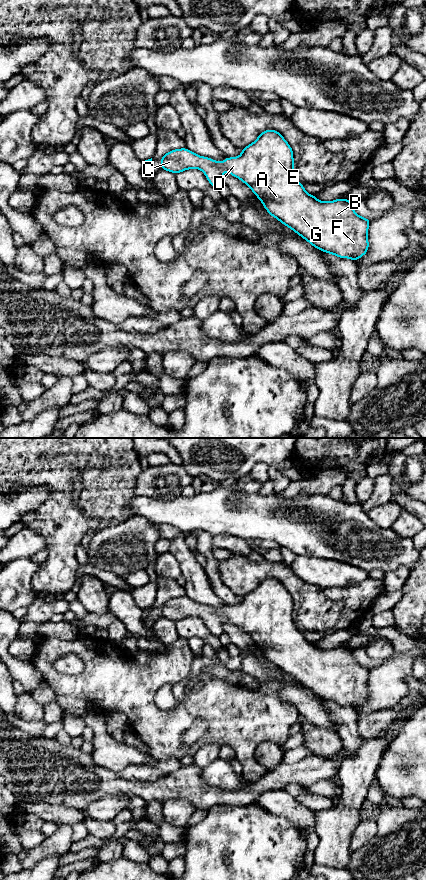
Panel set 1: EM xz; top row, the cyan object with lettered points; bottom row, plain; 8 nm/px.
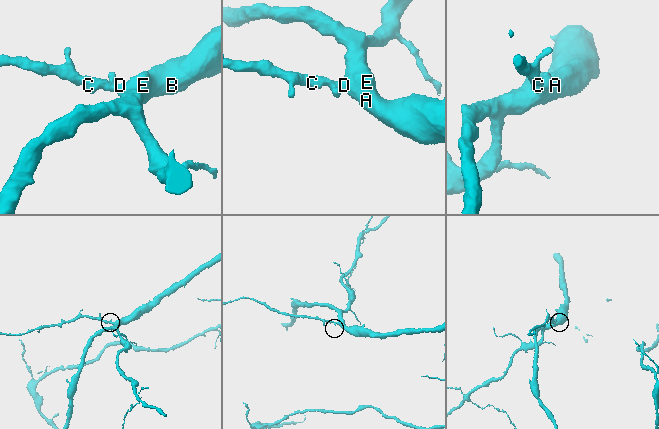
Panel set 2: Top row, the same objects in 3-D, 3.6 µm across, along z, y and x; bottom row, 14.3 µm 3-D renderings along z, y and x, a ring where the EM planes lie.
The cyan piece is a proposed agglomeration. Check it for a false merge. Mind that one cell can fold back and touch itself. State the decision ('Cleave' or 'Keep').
Keep

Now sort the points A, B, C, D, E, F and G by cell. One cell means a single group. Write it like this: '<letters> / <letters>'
A B C D E F G

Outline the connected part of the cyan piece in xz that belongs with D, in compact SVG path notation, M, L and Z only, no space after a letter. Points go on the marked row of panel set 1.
M265 130L259 134L256 141L242 148L240 156L227 157L222 162L199 156L187 148L169 151L160 162L163 170L174 174L187 169L200 169L209 183L216 188L220 188L223 184L222 173L229 172L251 188L271 216L322 252L356 261L368 251L367 231L371 220L355 213L353 202L347 199L322 202L307 193L294 172L293 150L276 130Z

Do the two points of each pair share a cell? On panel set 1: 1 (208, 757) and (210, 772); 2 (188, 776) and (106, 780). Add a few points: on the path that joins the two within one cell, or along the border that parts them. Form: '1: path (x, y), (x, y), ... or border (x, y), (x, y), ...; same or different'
1: border (218, 757), (202, 768); different
2: path (168, 787), (126, 787); same

